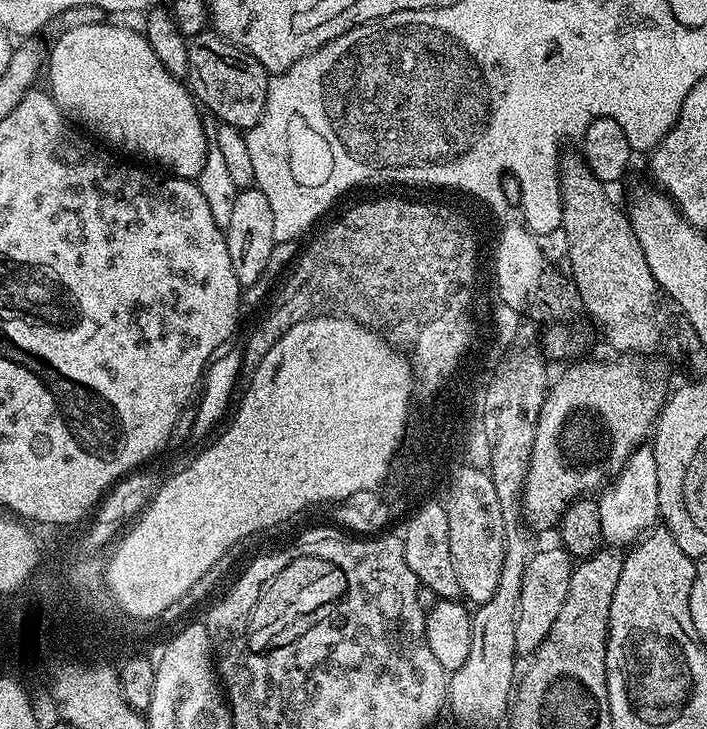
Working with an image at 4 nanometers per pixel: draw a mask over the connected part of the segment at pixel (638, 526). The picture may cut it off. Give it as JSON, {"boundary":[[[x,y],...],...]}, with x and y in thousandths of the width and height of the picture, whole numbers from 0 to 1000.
{"boundary":[[[921,613],[895,616],[883,642],[849,676],[844,684],[851,733],[859,748],[868,752],[890,750],[901,745],[932,712],[931,645]]]}

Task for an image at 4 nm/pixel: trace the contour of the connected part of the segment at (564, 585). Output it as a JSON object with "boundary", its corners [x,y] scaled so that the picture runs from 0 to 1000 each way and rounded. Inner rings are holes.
{"boundary":[[[796,750],[769,752],[754,756],[750,771],[744,771],[744,782],[738,793],[738,815],[733,823],[733,842],[730,844],[730,859],[727,861],[727,881],[731,896],[757,896],[758,890],[767,886],[767,881],[775,877],[778,859],[784,859],[784,848],[789,848],[795,837],[795,826],[801,826],[801,815],[806,809],[806,793],[812,778],[812,765],[798,756]]]}

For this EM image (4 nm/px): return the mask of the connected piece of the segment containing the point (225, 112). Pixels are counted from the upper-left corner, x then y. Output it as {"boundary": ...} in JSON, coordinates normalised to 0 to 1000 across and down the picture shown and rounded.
{"boundary":[[[304,41],[266,55],[264,119],[290,150],[294,147],[307,159],[310,169],[341,178],[359,174],[373,155],[380,108],[382,100],[352,71],[310,49]]]}

